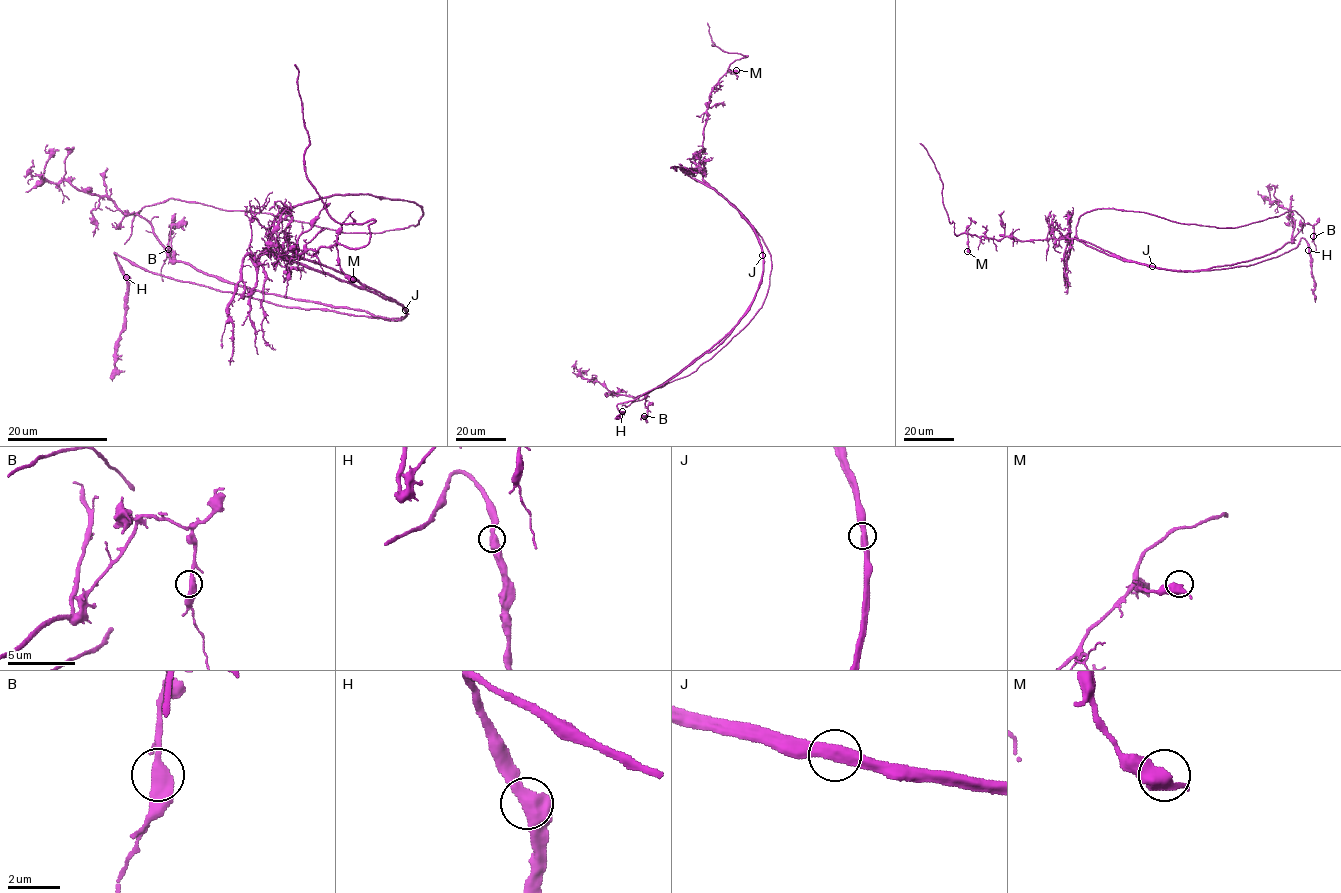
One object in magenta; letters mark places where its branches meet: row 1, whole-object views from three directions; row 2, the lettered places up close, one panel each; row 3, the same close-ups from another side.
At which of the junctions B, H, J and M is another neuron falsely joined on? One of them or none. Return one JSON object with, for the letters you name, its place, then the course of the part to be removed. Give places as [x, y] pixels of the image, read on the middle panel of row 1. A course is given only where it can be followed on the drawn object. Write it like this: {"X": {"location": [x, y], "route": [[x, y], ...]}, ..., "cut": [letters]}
{"J": {"location": [762, 255], "route": [[762, 255], [753, 226], [694, 179], [758, 233], [771, 258], [767, 295], [695, 371], [622, 406]]}, "cut": ["J"]}

